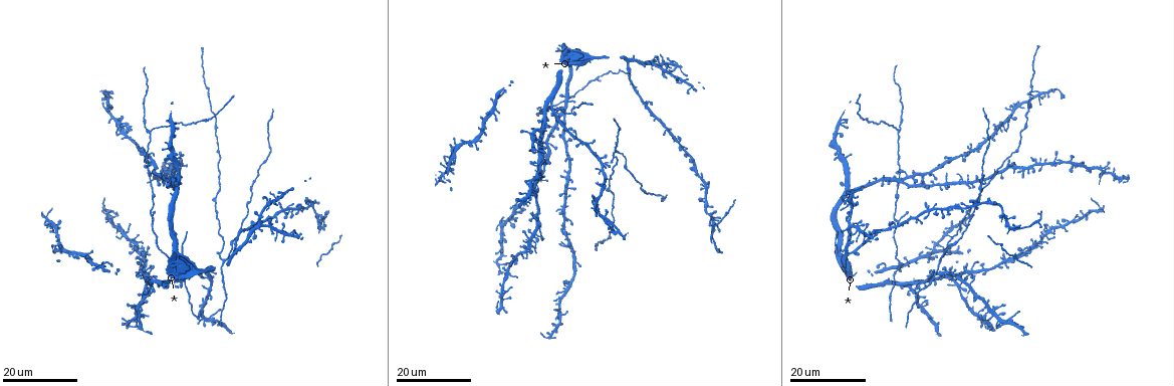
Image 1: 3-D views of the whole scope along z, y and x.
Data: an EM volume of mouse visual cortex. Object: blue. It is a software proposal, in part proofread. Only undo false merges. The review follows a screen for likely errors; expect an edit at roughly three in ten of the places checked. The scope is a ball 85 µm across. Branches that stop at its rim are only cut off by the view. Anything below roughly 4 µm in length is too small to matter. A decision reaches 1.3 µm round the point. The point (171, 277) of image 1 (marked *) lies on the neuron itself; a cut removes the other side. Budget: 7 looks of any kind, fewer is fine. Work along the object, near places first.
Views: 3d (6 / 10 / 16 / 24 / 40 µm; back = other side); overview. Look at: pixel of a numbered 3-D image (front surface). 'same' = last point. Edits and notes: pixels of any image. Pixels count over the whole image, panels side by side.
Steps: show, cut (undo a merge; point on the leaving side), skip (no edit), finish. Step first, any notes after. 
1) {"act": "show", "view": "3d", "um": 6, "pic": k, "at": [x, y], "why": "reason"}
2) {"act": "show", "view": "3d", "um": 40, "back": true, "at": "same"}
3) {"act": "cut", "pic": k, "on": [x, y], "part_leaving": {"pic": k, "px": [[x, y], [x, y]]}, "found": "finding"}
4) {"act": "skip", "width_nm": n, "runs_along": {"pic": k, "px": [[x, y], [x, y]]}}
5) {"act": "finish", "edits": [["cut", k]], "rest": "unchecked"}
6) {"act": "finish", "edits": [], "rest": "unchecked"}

{"act": "show", "view": "3d", "um": 24, "pic": 1, "at": [896, 219], "why": "calibre changes"}

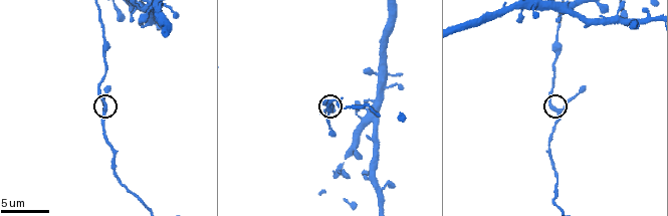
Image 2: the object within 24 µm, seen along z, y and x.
{"act": "show", "view": "3d", "um": 6, "pic": 2, "at": [549, 102]}

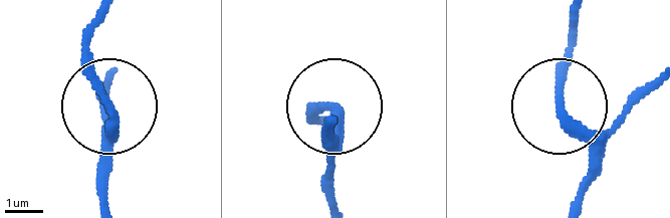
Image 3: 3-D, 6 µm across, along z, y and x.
{"act": "skip", "found": "continuous, no second neuron"}

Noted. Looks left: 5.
{"act": "show", "view": "3d", "um": 16, "pic": 1, "at": [712, 222], "why": "looks like a crossing"}

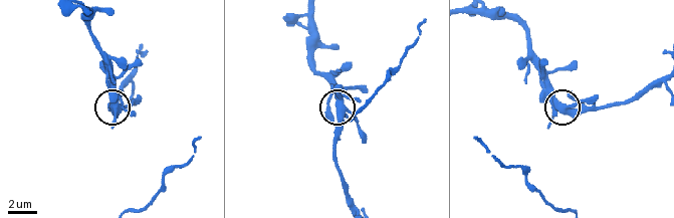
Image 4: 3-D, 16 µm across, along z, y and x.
{"act": "show", "view": "3d", "um": 6, "pic": 4, "at": [116, 109]}

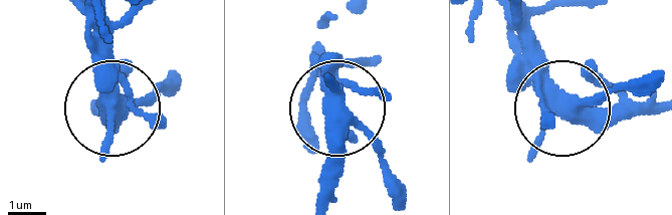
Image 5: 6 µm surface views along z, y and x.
{"act": "skip", "found": "one neuron here"}

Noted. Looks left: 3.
{"act": "show", "view": "3d", "um": 16, "pic": 1, "at": [224, 260], "why": "arms part here"}

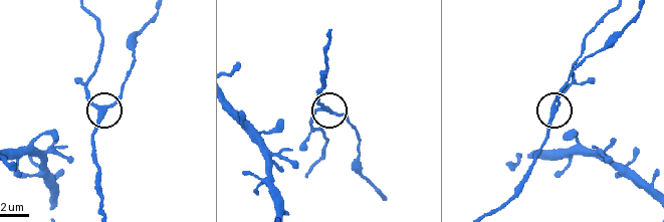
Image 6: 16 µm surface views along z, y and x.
{"act": "show", "view": "3d", "um": 6, "pic": 6, "at": [100, 105]}

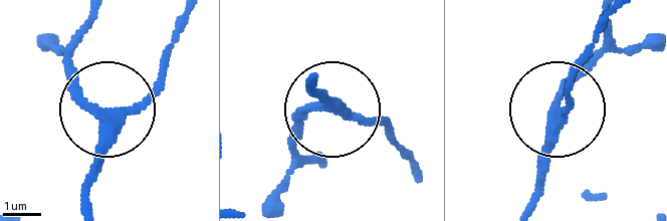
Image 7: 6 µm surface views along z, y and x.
{"act": "skip", "found": "continuous, no second neuron"}

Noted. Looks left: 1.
{"act": "finish", "edits": [], "rest": "unchecked"}

